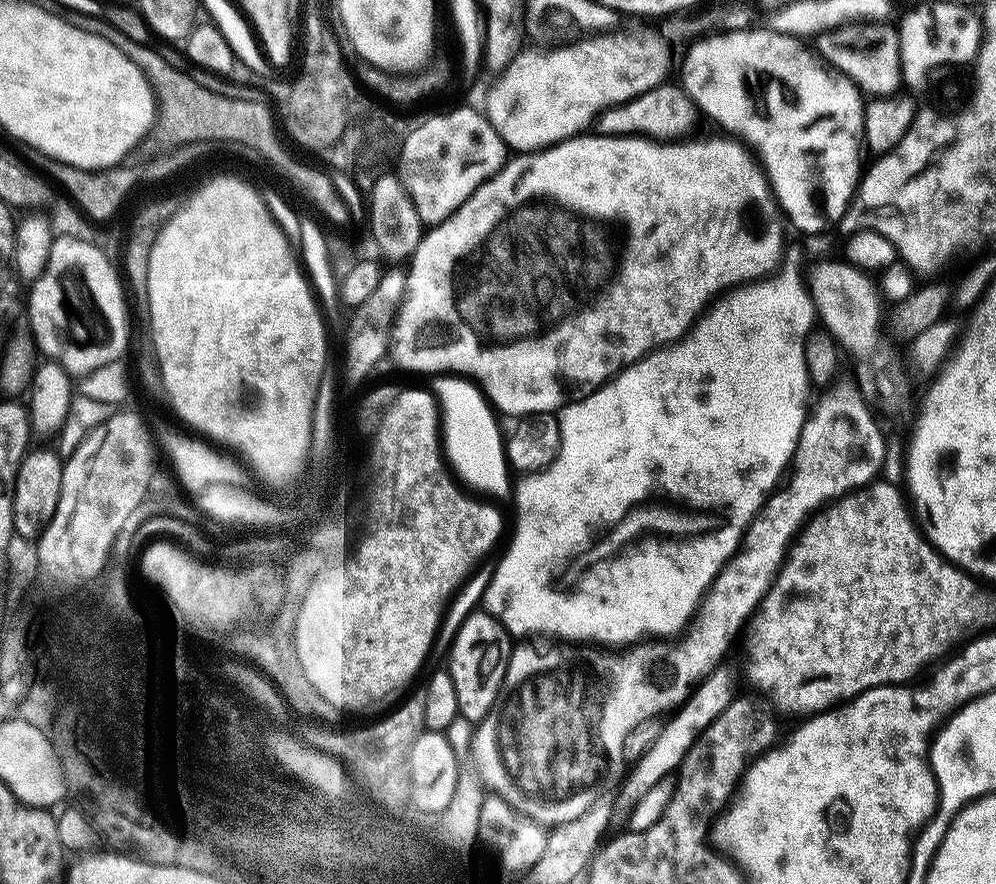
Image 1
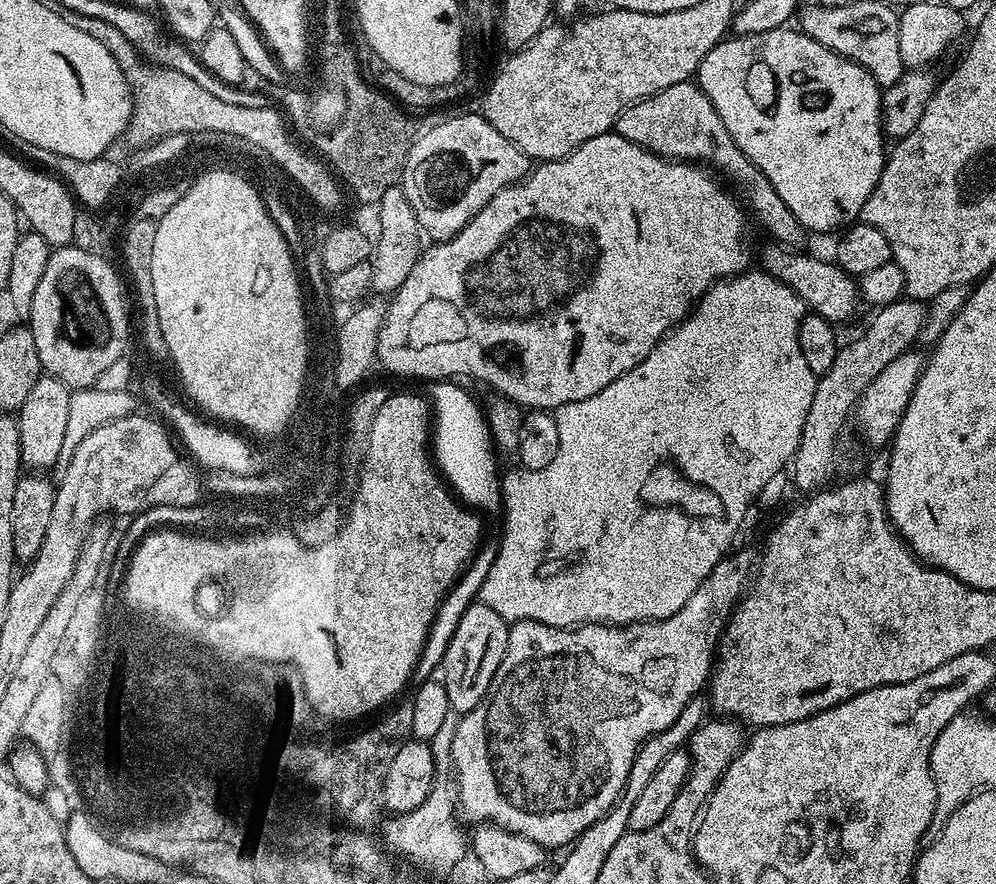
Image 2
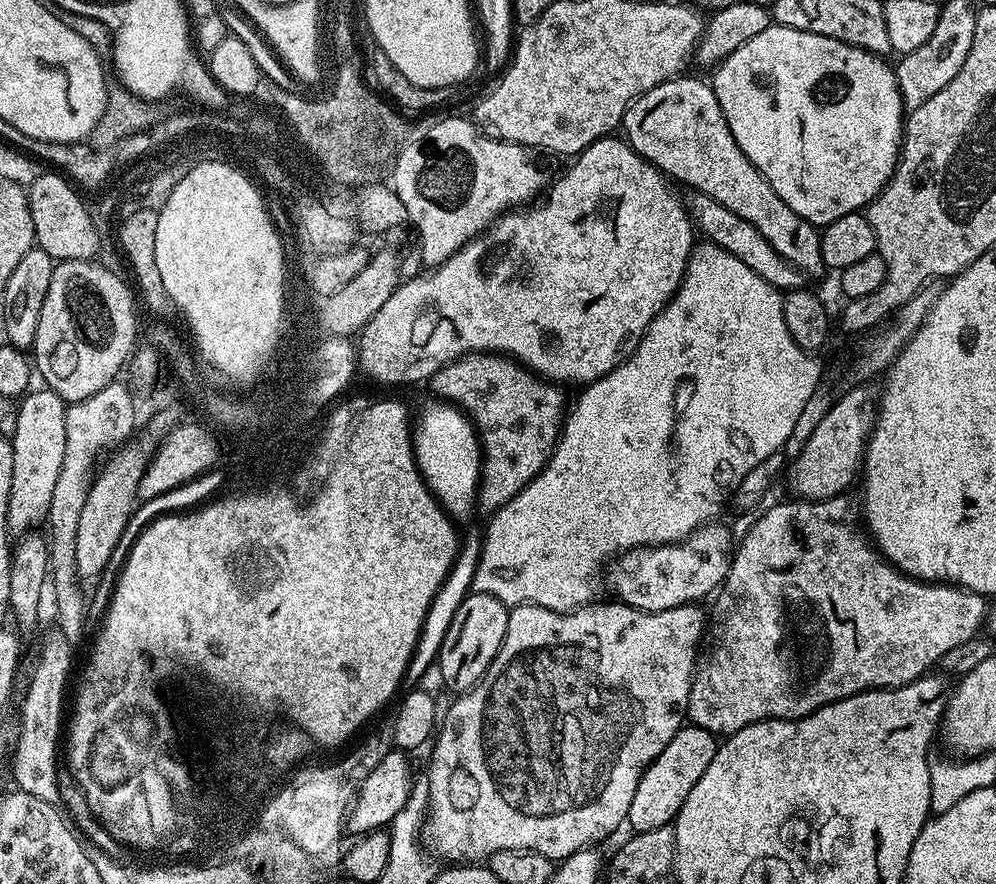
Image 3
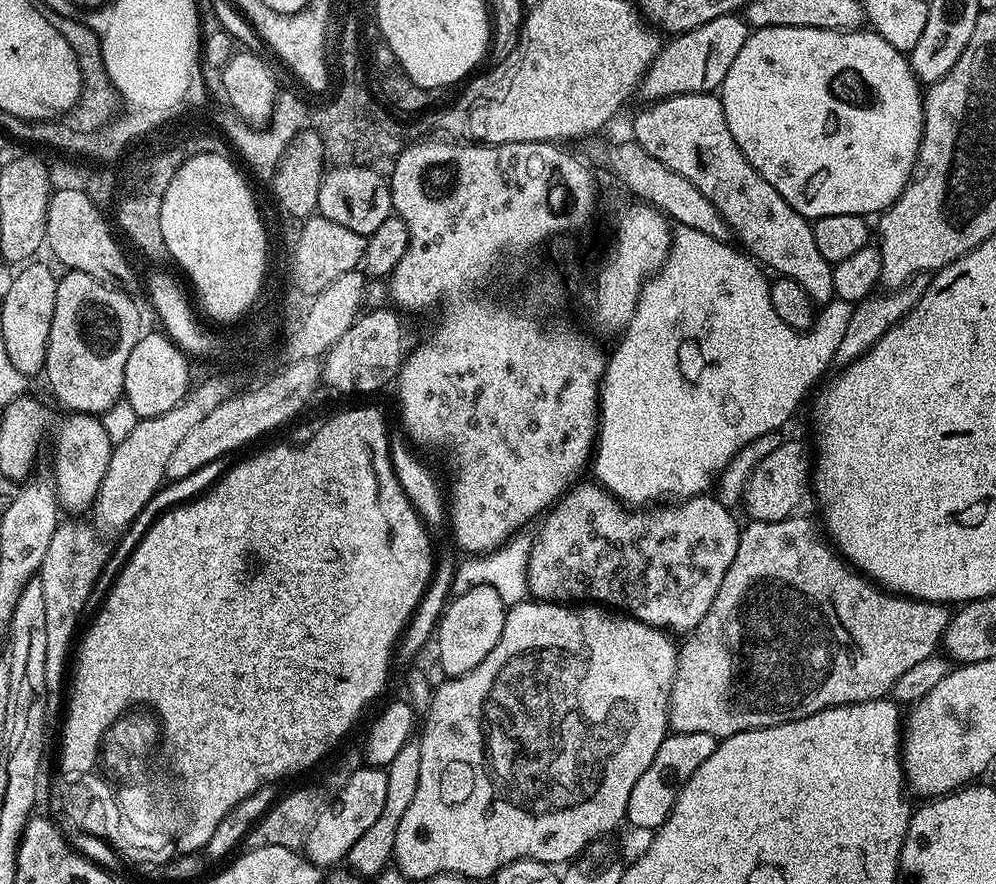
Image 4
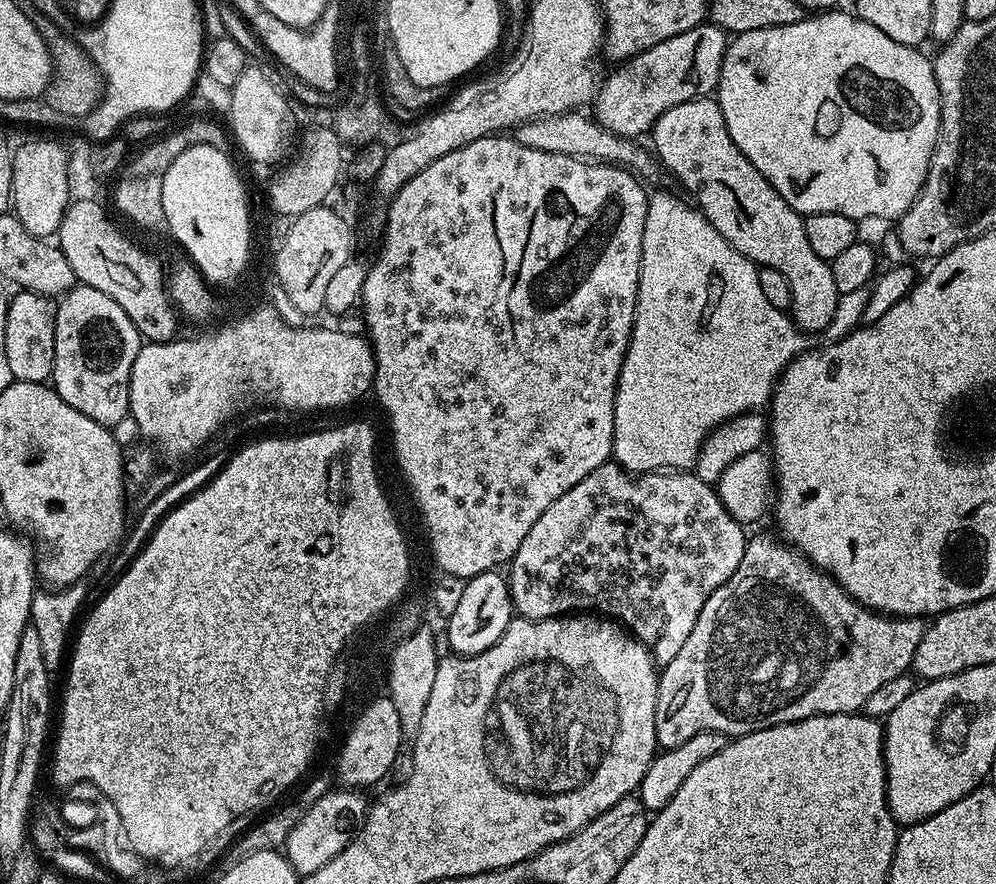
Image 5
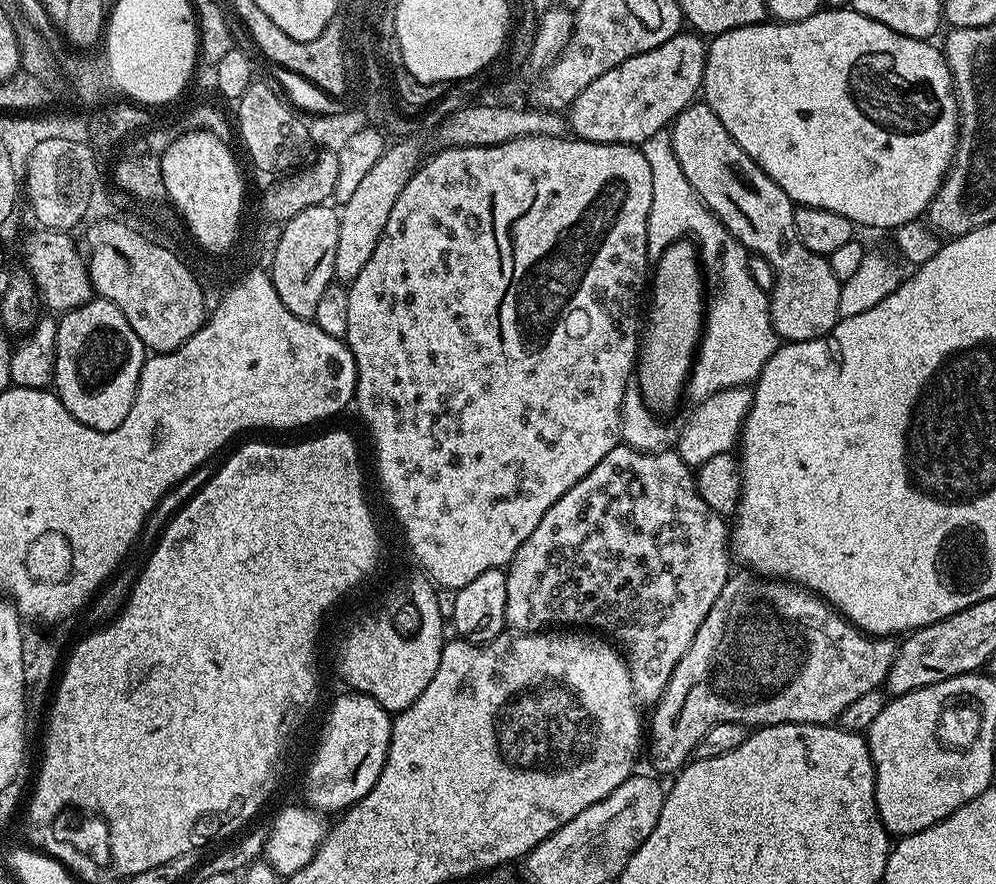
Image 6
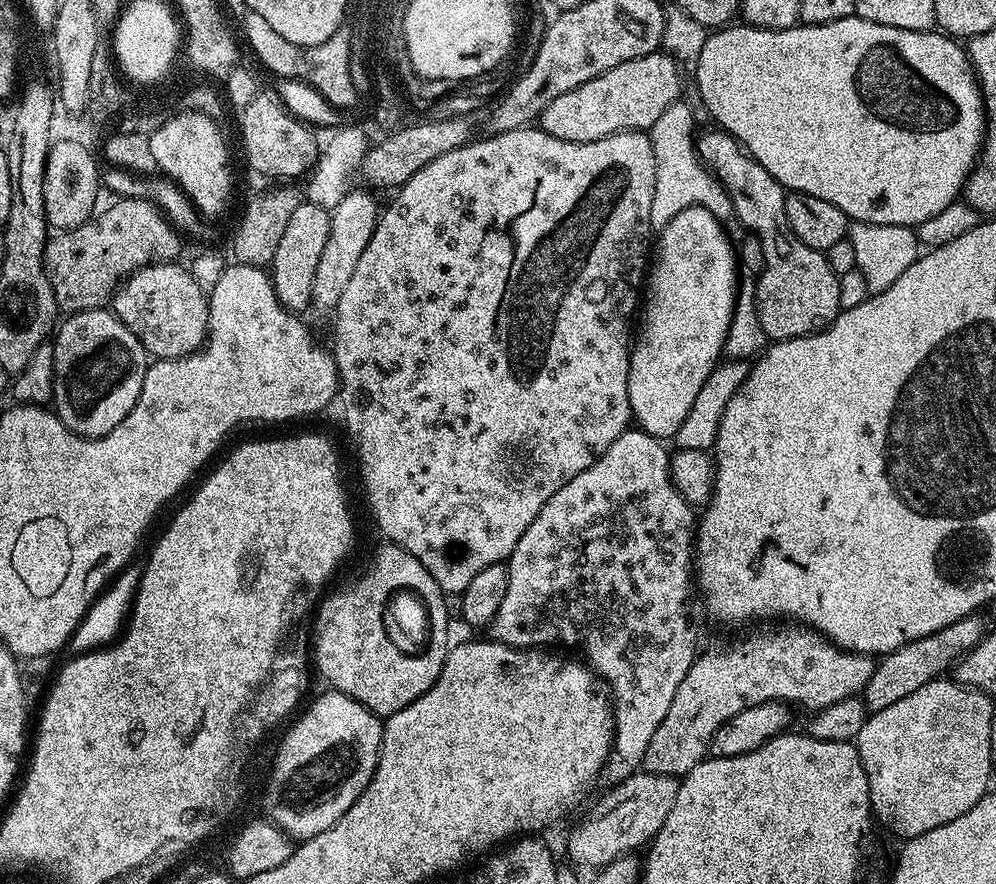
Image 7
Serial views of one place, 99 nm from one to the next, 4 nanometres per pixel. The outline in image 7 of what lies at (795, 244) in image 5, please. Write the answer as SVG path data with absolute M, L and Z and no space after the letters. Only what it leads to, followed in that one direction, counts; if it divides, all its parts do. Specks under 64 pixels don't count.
M729 132L699 133L696 152L708 165L721 186L727 190L736 211L736 219L761 240L765 268L755 281L758 322L769 341L810 336L829 328L840 315L839 280L825 253L806 246L792 232L786 218L786 190L754 157L744 151Z

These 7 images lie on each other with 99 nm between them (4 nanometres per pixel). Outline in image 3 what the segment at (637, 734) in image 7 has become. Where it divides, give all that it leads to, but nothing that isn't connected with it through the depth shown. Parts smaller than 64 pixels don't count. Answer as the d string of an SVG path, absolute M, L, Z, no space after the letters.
M709 522L697 528L678 544L652 544L619 553L611 561L612 569L609 572L607 569L607 587L609 584L616 591L615 599L619 603L628 604L631 608L637 608L643 612L661 612L670 610L674 606L704 602L708 595L709 599L723 585L734 555L734 540L729 529L725 525L723 528L716 523Z

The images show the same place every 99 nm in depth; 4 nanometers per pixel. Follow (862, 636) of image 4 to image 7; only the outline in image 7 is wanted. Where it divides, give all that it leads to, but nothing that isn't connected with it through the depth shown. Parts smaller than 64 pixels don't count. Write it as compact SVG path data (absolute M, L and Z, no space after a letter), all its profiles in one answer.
M792 622L761 628L764 628L761 632L738 637L733 644L716 644L697 655L686 678L682 678L682 686L678 686L678 694L674 694L674 702L670 702L670 711L666 718L662 718L662 726L654 730L654 738L650 738L650 746L646 746L643 771L682 778L709 755L714 734L722 725L734 718L734 714L750 710L750 706L778 700L789 706L797 704L800 708L815 710L831 706L833 702L842 702L842 698L863 693L866 682L870 682L873 657L847 652L845 648L829 642L815 628L797 626Z

